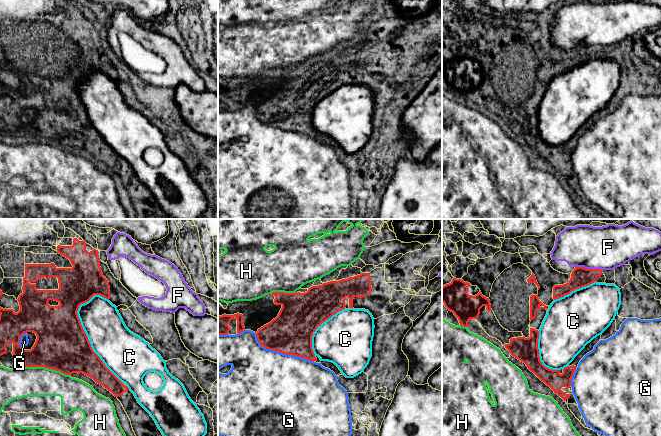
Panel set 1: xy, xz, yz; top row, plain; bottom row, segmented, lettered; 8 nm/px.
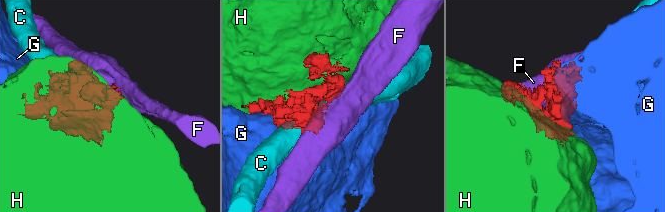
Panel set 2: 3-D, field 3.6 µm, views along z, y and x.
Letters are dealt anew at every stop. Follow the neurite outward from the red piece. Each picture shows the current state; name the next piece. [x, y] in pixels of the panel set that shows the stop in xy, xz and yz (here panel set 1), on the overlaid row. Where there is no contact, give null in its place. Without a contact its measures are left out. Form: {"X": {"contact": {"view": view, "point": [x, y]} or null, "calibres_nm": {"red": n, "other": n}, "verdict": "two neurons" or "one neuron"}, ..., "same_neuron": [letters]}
{"C": {"contact": {"view": "xy", "point": [87, 337]}, "calibres_nm": {"red": 420, "other": 320}, "verdict": "two neurons"}, "F": {"contact": {"view": "yz", "point": [589, 269]}, "calibres_nm": {"red": 160, "other": 360}, "verdict": "two neurons"}, "G": {"contact": {"view": "xz", "point": [281, 352]}, "calibres_nm": {"red": 340, "other": 500}, "verdict": "two neurons"}, "H": {"contact": {"view": "xy", "point": [47, 367]}, "calibres_nm": {"red": 420, "other": 240}, "verdict": "two neurons"}, "same_neuron": []}

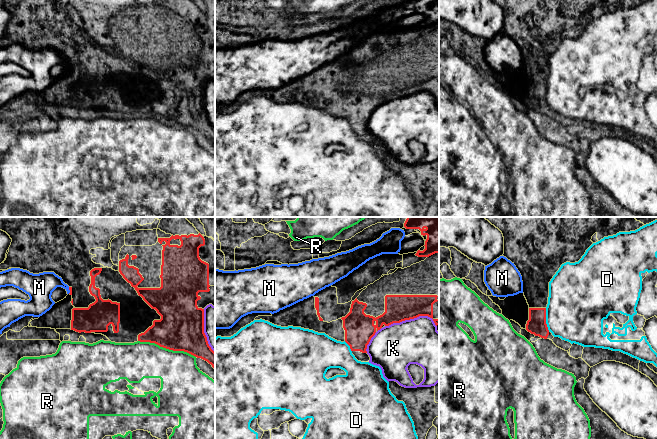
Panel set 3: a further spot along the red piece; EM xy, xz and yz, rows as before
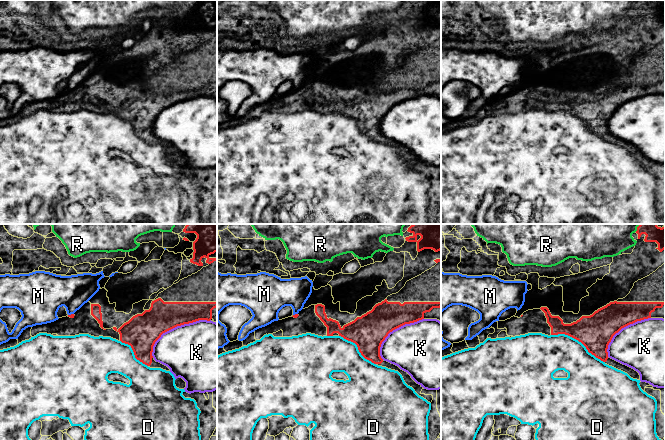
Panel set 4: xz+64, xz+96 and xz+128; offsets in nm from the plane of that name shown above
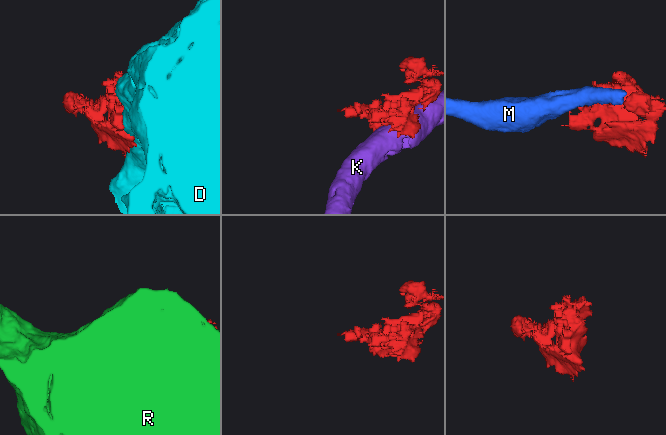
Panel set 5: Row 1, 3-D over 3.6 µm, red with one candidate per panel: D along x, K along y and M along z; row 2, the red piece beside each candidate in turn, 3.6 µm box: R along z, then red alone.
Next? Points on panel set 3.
{"D": {"contact": {"view": "yz", "point": [545, 320]}, "calibres_nm": {"red": 150, "other": 460}, "verdict": "two neurons"}, "K": {"contact": {"view": "xz", "point": [411, 318]}, "calibres_nm": {"red": 220, "other": 360}, "verdict": "two neurons"}, "M": {"contact": {"view": "xy", "point": [69, 289]}, "calibres_nm": {"red": 30, "other": 220}, "verdict": "one neuron"}, "R": {"contact": {"view": "xy", "point": [167, 348]}, "calibres_nm": {"red": 360, "other": 320}, "verdict": "two neurons"}, "same_neuron": ["M"]}

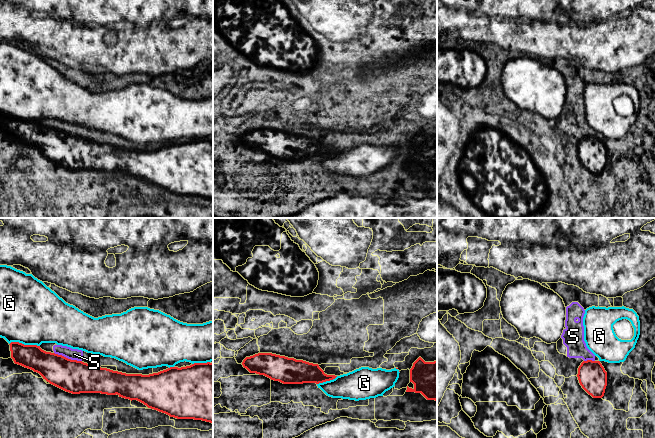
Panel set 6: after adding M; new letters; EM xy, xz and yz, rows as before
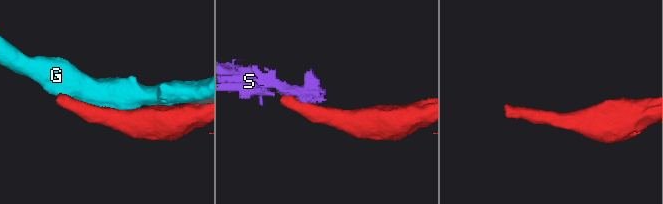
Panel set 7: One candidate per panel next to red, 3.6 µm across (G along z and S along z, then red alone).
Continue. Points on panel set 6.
{"G": {"contact": {"view": "xy", "point": [23, 344]}, "calibres_nm": {"red": 200, "other": 500}, "verdict": "two neurons"}, "S": {"contact": {"view": "xy", "point": [67, 358]}, "calibres_nm": {"red": 260, "other": 100}, "verdict": "one neuron"}, "same_neuron": ["S"]}

